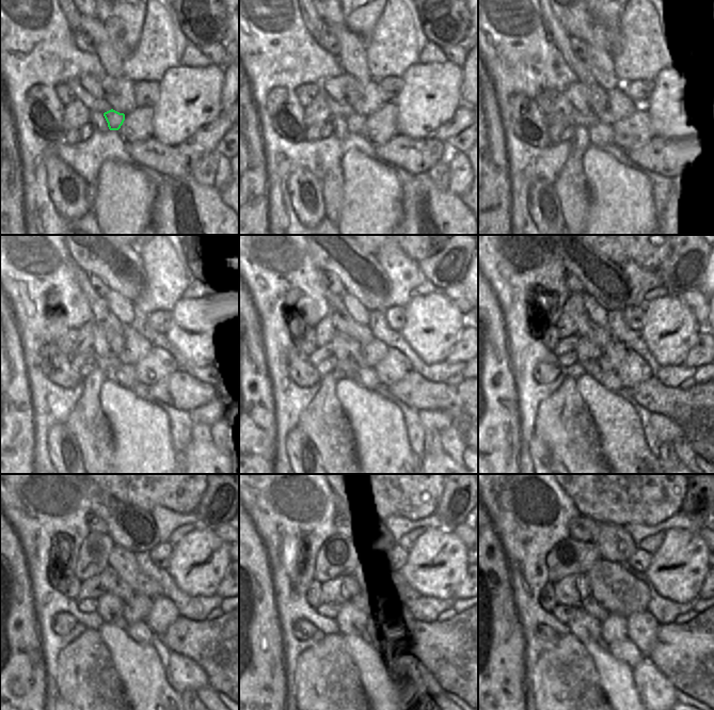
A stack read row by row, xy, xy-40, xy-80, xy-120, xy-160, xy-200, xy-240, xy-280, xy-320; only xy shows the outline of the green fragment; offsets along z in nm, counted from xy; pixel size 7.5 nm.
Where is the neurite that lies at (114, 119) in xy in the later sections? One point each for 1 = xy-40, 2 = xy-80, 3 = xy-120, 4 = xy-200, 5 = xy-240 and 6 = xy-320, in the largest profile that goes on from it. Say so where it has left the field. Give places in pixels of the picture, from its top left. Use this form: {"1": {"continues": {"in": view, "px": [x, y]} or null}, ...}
{"1": {"continues": {"in": "xy-40", "px": [354, 122]}}, "2": {"continues": {"in": "xy-80", "px": [600, 135]}}, "3": {"continues": {"in": "xy-120", "px": [126, 376]}}, "4": {"continues": {"in": "xy-200", "px": [611, 380]}}, "5": {"continues": {"in": "xy-240", "px": [140, 632]}}, "6": {"continues": {"in": "xy-320", "px": [625, 650]}}}

